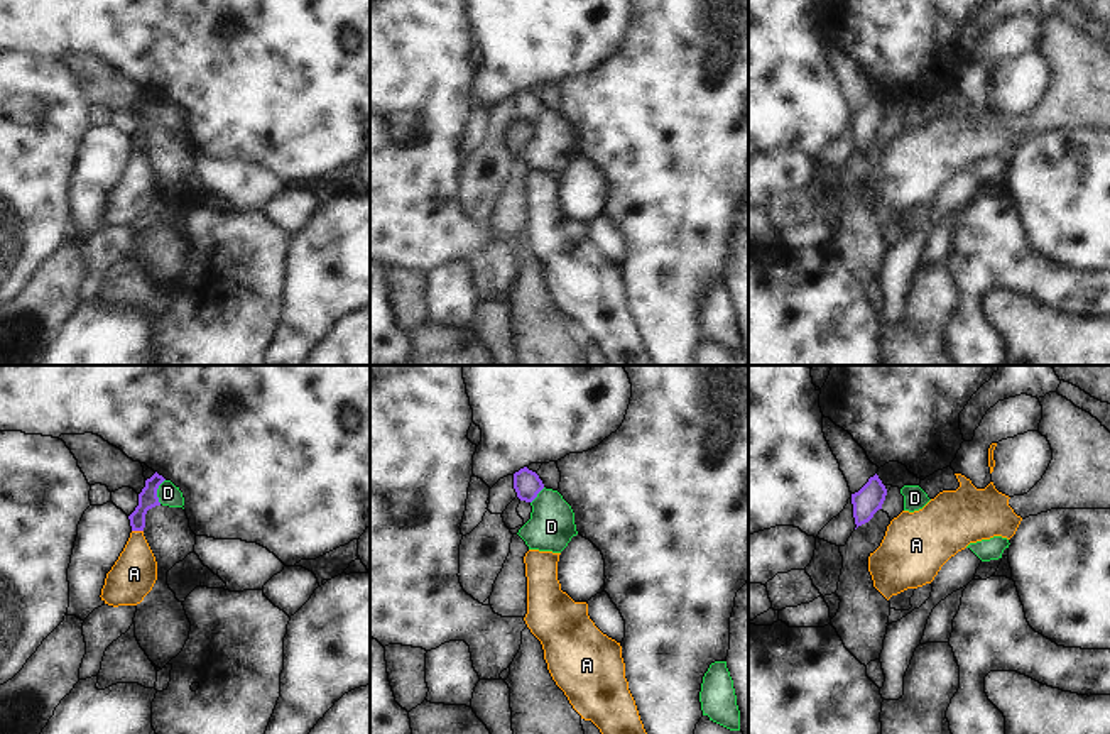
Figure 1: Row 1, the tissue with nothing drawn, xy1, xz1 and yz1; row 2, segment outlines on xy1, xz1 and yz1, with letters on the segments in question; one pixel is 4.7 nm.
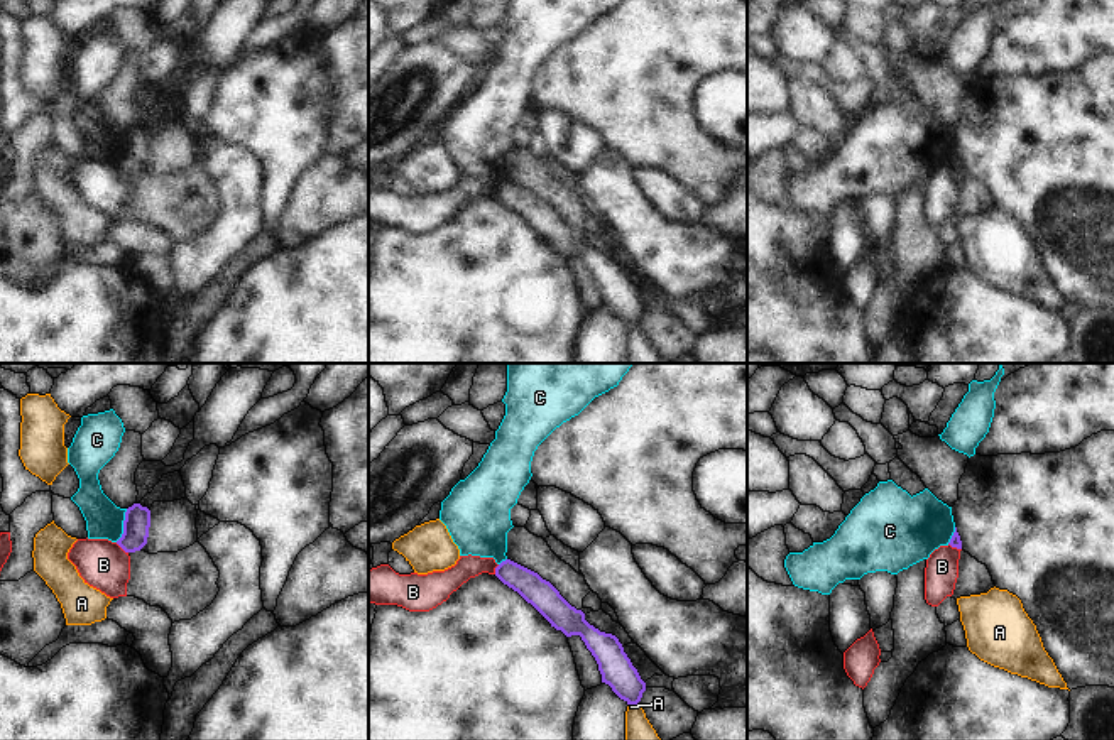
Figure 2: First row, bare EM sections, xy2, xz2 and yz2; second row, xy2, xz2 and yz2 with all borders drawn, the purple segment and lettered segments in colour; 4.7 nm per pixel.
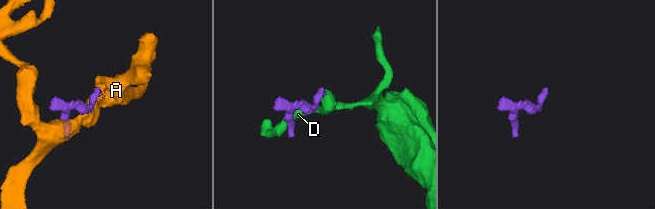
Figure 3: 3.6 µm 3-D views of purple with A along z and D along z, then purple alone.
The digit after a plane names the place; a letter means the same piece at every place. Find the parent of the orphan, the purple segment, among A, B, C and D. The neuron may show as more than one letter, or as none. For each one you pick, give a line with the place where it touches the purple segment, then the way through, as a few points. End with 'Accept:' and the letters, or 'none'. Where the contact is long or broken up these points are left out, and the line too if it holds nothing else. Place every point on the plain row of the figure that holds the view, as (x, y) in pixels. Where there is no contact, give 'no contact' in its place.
D: xy1 (156, 112) | across xy1 (147, 120), (156, 112), (168, 114)
Accept: D

